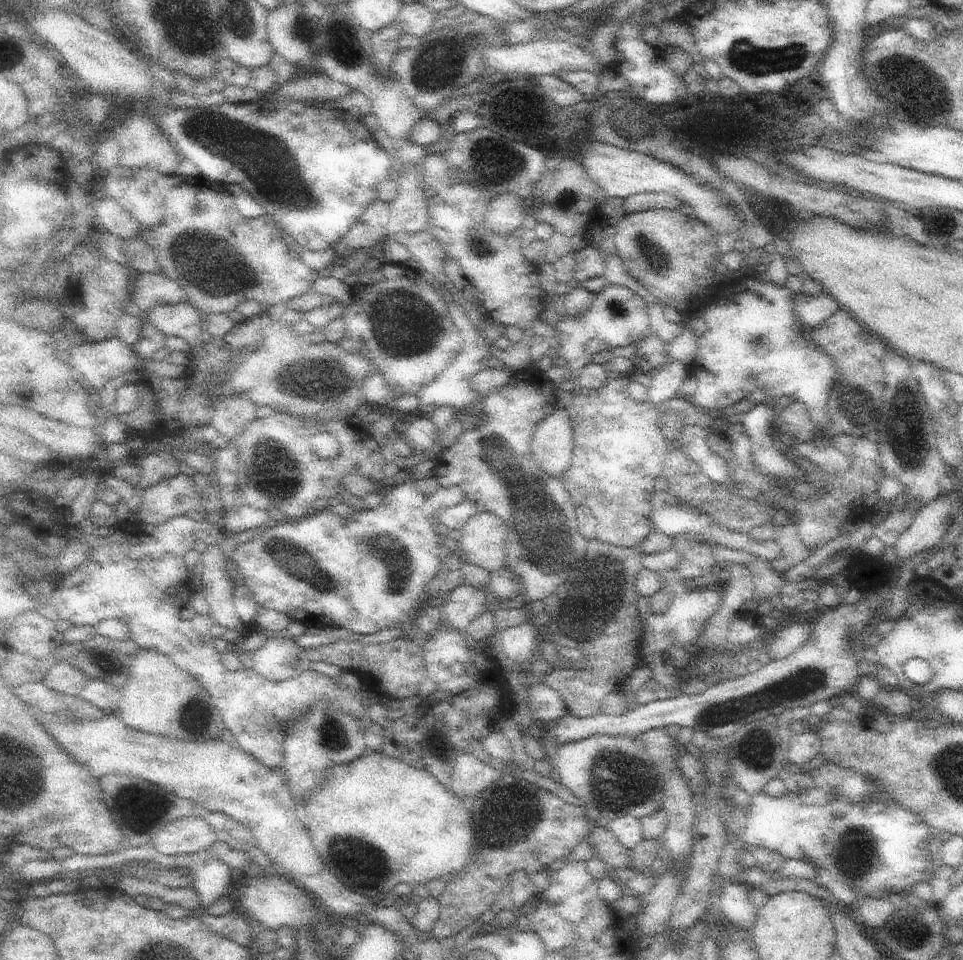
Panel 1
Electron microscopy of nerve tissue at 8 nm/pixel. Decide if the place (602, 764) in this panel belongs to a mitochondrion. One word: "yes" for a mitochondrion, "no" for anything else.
yes

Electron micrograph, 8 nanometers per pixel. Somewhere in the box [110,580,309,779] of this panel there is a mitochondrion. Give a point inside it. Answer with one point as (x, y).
(270, 723)

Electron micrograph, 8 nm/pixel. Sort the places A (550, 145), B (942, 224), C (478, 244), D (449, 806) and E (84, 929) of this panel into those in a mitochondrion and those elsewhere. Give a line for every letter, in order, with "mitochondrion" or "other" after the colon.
A: other
B: other
C: mitochondrion
D: other
E: other

